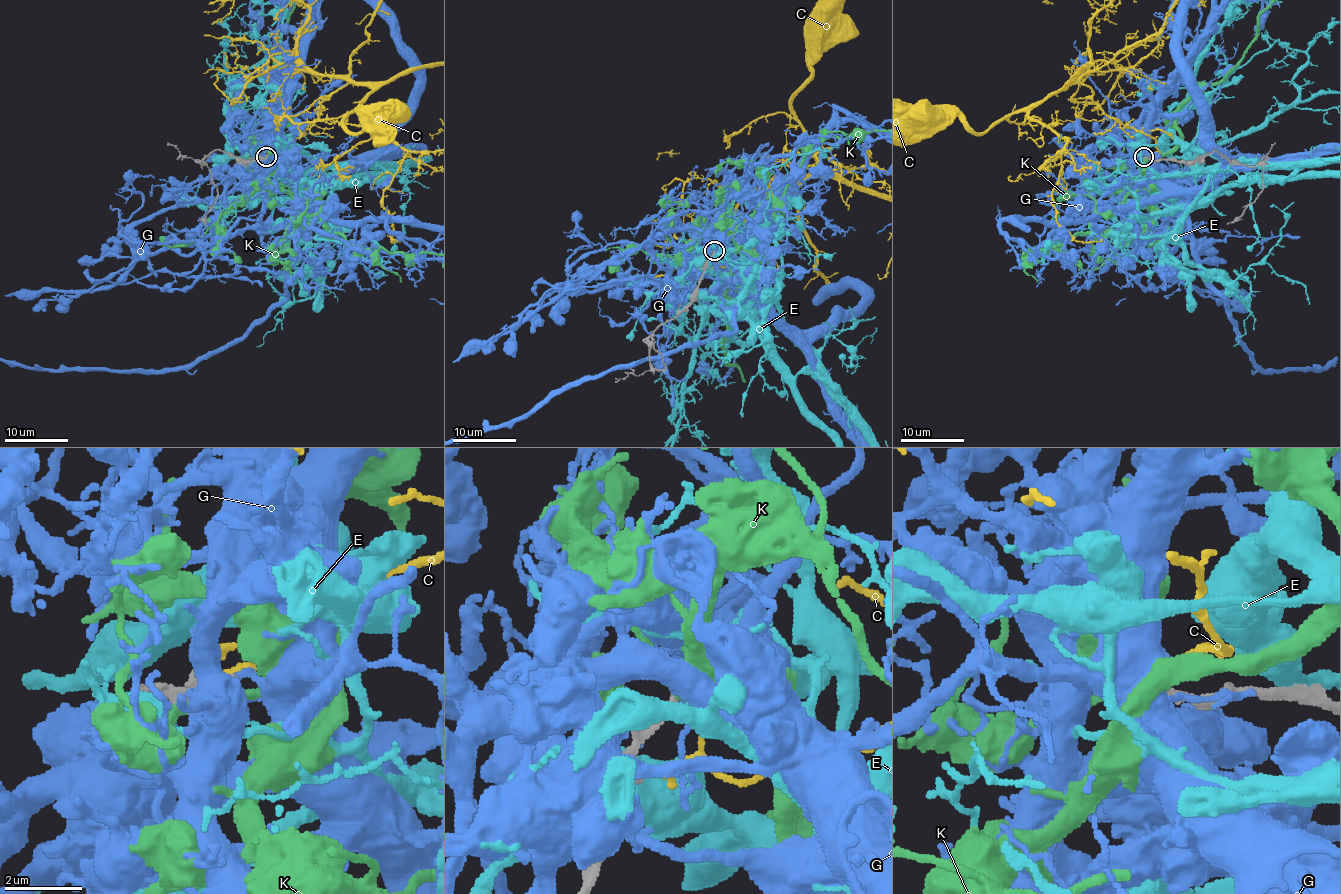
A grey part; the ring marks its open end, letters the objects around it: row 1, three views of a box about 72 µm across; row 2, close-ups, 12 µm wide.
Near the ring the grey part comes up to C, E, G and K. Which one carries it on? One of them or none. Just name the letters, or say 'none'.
none

